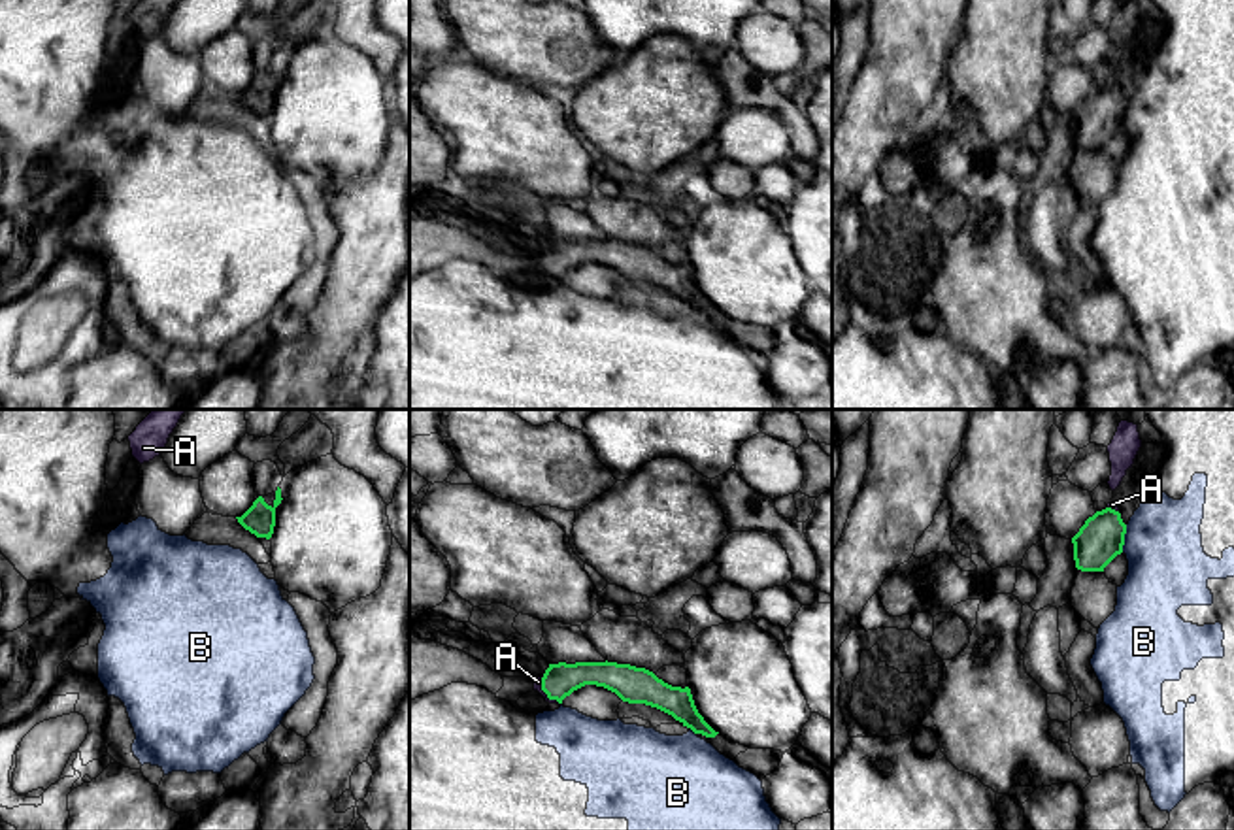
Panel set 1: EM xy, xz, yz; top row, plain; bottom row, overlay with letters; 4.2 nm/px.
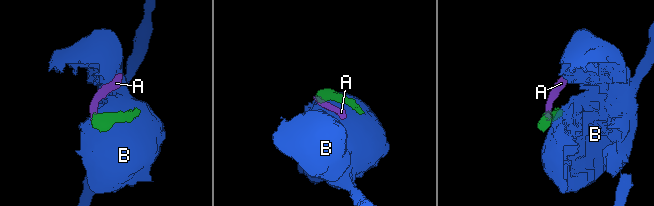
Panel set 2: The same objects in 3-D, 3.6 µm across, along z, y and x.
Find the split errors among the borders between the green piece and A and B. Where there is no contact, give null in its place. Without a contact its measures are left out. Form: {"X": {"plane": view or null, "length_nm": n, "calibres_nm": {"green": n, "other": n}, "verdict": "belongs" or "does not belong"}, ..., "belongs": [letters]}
{"A": {"plane": "xz", "length_nm": 140, "calibres_nm": {"green": 150, "other": 30}, "verdict": "belongs"}, "B": {"plane": "yz", "length_nm": 120, "calibres_nm": {"green": 190, "other": 340}, "verdict": "does not belong"}, "belongs": ["A"]}

